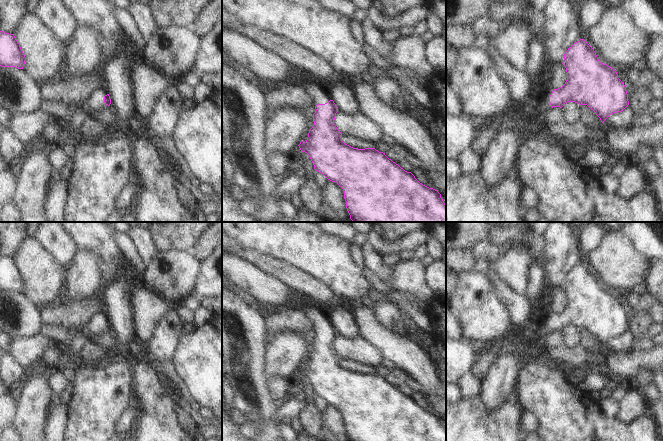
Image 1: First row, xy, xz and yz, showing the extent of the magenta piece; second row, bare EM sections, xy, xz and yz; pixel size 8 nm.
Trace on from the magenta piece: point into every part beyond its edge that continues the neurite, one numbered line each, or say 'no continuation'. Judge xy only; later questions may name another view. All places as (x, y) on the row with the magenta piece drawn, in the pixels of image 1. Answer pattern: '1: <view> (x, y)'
1: xy (96, 102)

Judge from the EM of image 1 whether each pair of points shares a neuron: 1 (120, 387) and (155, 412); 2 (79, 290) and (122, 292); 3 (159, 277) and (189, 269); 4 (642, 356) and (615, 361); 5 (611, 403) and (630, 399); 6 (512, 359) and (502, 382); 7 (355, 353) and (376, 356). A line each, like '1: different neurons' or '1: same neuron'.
1: different neurons
2: different neurons
3: same neuron
4: same neuron
5: different neurons
6: same neuron
7: same neuron

